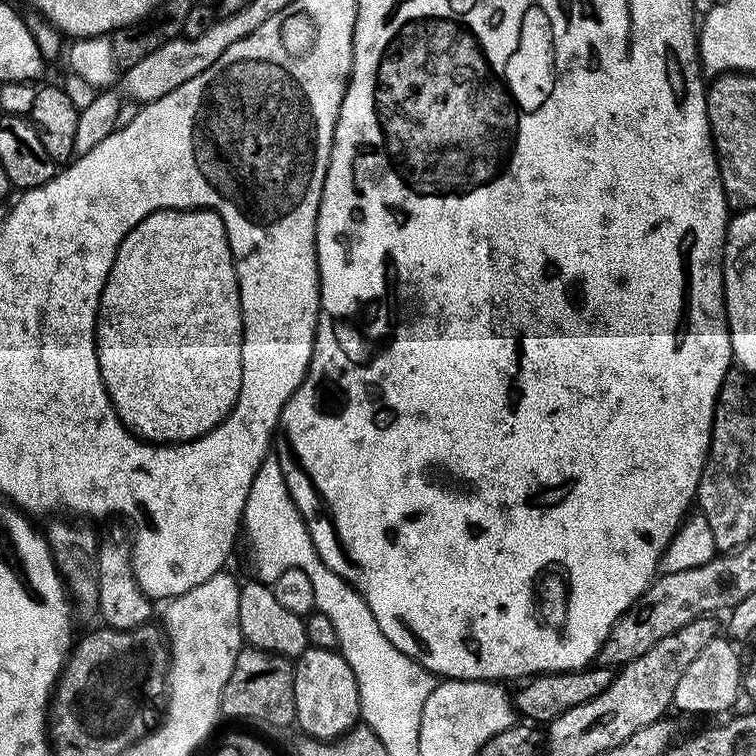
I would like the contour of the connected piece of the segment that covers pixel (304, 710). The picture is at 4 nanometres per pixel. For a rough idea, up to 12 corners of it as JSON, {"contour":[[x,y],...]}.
{"contour":[[307,650],[292,673],[305,737],[338,740],[361,719],[354,670]]}

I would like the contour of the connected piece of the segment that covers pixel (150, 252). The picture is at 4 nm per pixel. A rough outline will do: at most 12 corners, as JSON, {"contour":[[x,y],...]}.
{"contour":[[152,212],[96,312],[116,416],[157,446],[231,414],[244,315],[216,212]]}

